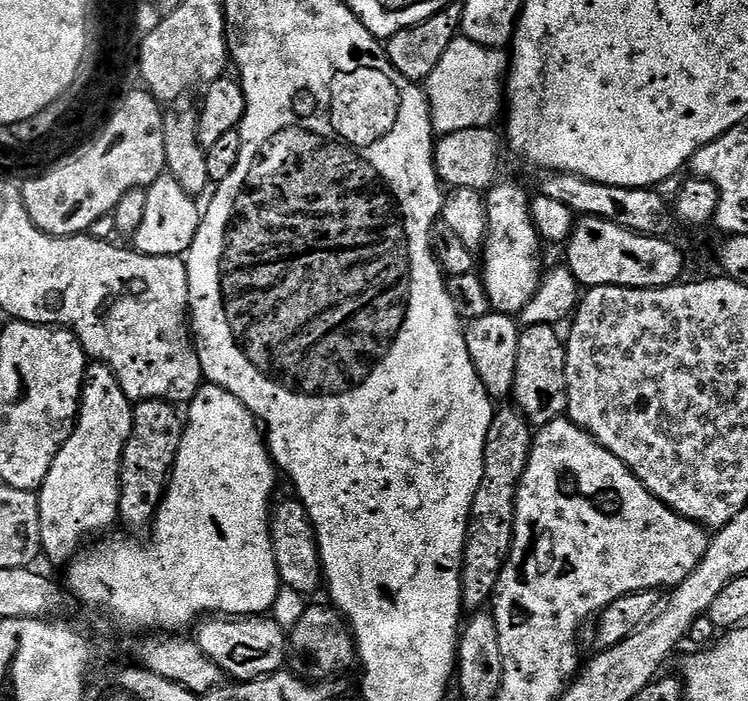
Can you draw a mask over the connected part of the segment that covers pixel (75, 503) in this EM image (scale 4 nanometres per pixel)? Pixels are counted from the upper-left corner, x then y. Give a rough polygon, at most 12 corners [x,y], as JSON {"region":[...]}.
{"region":[[85,367],[38,489],[40,547],[67,565],[117,523],[133,401]]}

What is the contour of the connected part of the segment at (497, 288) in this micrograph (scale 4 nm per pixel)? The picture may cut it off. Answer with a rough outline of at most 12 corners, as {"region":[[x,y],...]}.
{"region":[[487,189],[484,285],[518,314],[540,285],[529,193]]}

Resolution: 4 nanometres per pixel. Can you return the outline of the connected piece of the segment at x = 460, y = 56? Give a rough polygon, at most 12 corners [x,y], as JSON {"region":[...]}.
{"region":[[463,38],[426,82],[433,133],[495,125],[509,57]]}

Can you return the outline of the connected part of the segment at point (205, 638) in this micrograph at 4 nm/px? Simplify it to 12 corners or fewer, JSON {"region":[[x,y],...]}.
{"region":[[264,614],[208,618],[194,639],[236,682],[281,671],[288,637]]}

